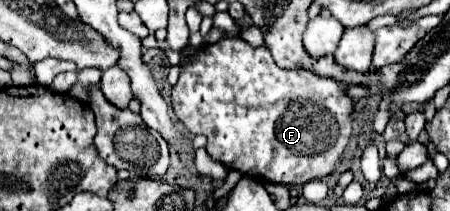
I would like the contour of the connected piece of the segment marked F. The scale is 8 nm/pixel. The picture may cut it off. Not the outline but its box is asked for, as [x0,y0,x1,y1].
[172,38,352,186]

